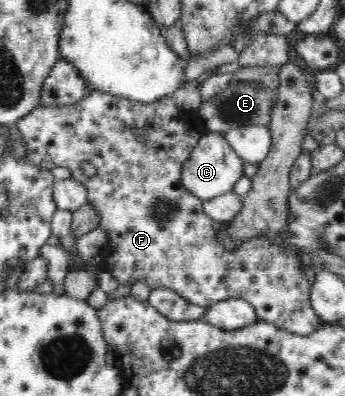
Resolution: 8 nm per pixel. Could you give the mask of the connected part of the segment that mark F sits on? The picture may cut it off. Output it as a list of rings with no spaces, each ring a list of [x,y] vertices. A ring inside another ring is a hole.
[[[89,92],[84,99],[78,101],[78,105],[74,106],[42,106],[36,107],[29,116],[18,121],[19,137],[24,141],[26,146],[26,160],[40,170],[52,170],[53,168],[67,168],[72,172],[72,178],[79,183],[82,183],[87,188],[86,198],[88,203],[94,205],[98,210],[100,221],[98,228],[108,232],[109,241],[105,249],[108,252],[108,257],[101,263],[105,269],[116,277],[118,283],[124,289],[140,279],[145,279],[150,289],[158,289],[159,287],[167,287],[174,290],[184,299],[200,305],[200,307],[210,307],[210,305],[218,304],[220,301],[232,300],[234,297],[247,301],[252,305],[258,317],[267,323],[273,324],[275,327],[285,329],[288,333],[295,333],[298,336],[311,335],[320,327],[320,318],[316,315],[315,310],[311,306],[310,291],[312,284],[304,275],[304,268],[300,266],[299,257],[288,256],[286,251],[283,251],[278,245],[271,243],[269,240],[262,241],[262,245],[250,245],[250,253],[242,253],[242,257],[226,257],[226,261],[222,261],[222,257],[218,257],[218,253],[214,253],[214,245],[210,245],[210,233],[214,233],[214,220],[210,218],[204,210],[202,210],[202,201],[197,197],[187,193],[182,186],[182,167],[184,162],[190,158],[191,152],[201,139],[200,133],[194,129],[192,131],[192,117],[189,111],[180,111],[174,103],[172,95],[162,97],[159,101],[154,101],[154,104],[142,104],[138,101],[126,100],[111,95],[111,93]],[[82,163],[92,163],[96,168],[96,175],[87,177],[81,171]]]

